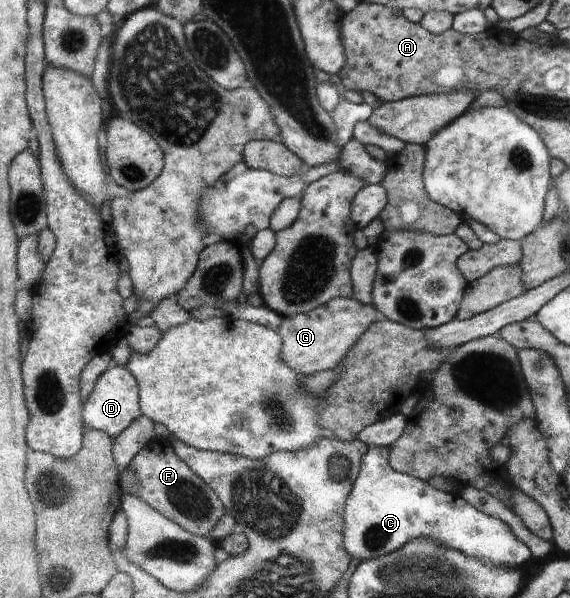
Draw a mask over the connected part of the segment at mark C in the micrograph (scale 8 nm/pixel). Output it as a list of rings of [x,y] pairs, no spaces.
[[[369,448],[361,465],[360,482],[355,482],[356,494],[352,494],[352,502],[348,502],[348,550],[352,556],[359,556],[361,560],[376,558],[399,549],[411,538],[430,535],[445,545],[464,551],[464,554],[476,555],[493,563],[508,563],[518,567],[531,558],[531,549],[503,519],[484,514],[457,492],[437,489],[424,479],[395,471],[388,464],[387,454],[388,450],[384,448]]]

